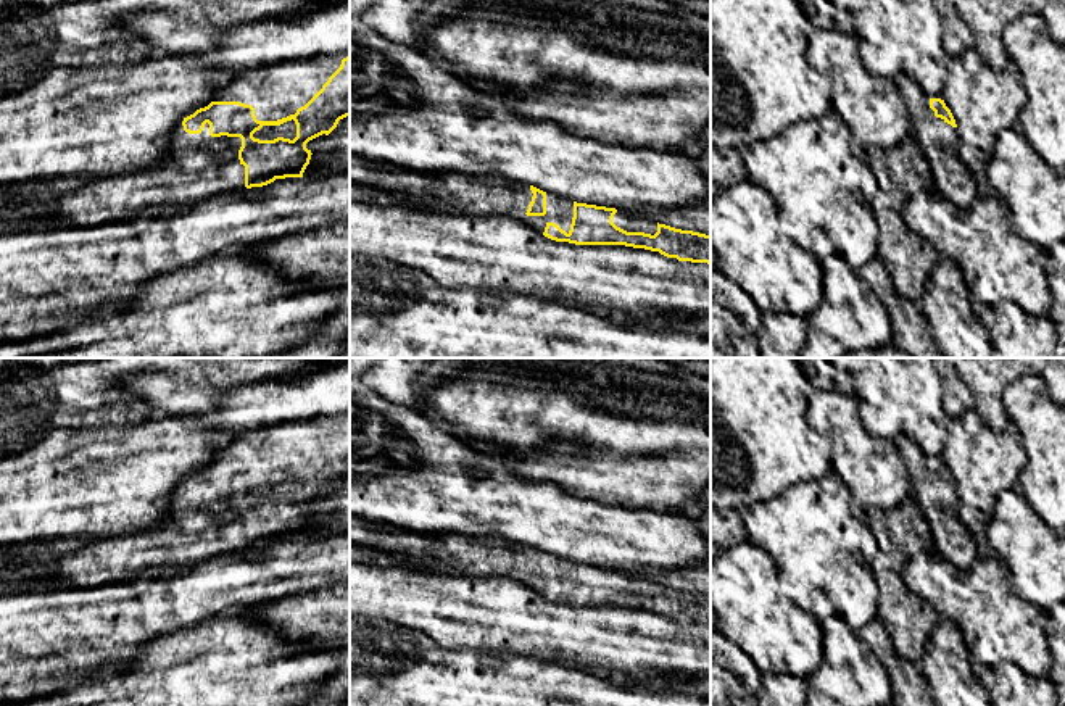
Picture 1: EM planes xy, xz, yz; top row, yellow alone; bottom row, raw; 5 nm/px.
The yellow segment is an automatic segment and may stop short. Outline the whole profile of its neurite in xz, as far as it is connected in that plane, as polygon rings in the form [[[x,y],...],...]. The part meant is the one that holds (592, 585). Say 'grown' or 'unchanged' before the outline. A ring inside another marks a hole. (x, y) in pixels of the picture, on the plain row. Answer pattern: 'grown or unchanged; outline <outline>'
grown; outline [[[350,516],[350,543],[406,559],[425,572],[508,577],[545,598],[575,606],[625,606],[678,622],[711,625],[711,596],[682,592],[615,569],[577,564],[496,537],[416,534]]]

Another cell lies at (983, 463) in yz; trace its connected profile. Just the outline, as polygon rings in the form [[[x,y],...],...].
[[[975,408],[951,419],[943,458],[955,480],[957,514],[967,529],[991,519],[1002,490],[1018,490],[1018,476],[1028,463],[1020,434],[1012,426],[992,430]]]

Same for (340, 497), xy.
[[[350,477],[340,480],[329,496],[309,501],[306,509],[313,516],[303,538],[350,532]]]

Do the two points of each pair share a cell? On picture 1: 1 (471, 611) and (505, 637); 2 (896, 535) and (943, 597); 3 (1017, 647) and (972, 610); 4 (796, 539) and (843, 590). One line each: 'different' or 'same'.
1: same
2: different
3: same
4: same

